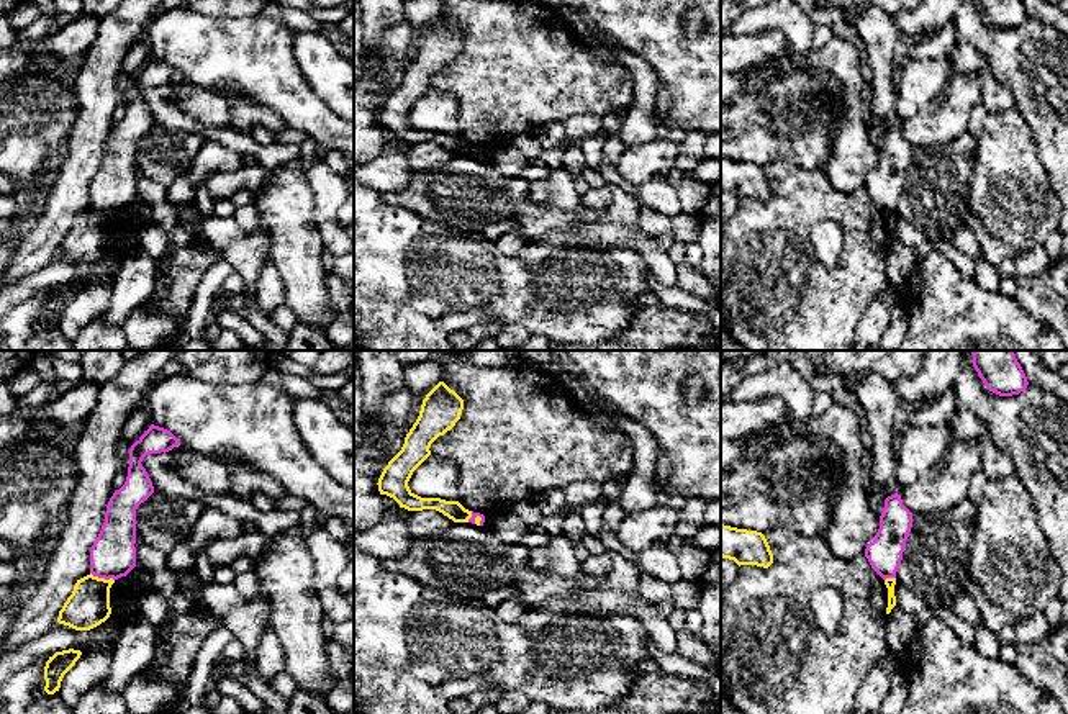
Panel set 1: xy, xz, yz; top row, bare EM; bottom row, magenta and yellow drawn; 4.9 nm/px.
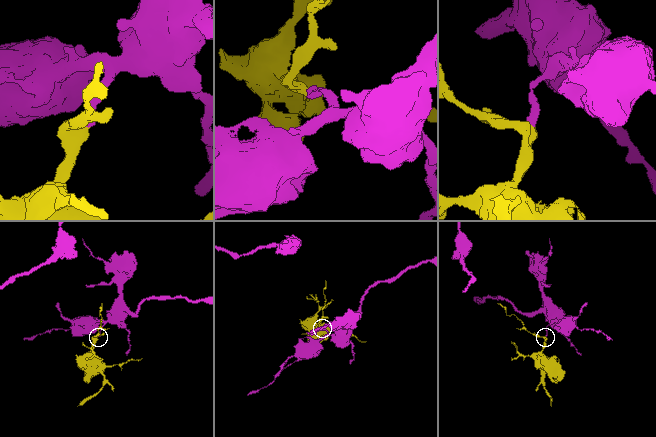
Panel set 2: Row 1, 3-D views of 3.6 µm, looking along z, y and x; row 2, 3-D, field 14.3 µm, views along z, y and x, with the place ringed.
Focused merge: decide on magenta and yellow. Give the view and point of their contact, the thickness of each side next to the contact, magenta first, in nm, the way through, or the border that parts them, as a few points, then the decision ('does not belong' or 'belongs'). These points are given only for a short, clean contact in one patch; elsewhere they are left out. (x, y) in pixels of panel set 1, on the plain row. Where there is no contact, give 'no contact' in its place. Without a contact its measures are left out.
meets magenta in xy at (102, 210); 220 nm thick on the magenta side, 200 nm on the other; border along xy (90, 205), (113, 213); does not belong

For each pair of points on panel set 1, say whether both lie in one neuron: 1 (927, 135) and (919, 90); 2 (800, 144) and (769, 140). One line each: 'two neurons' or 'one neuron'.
1: two neurons
2: one neuron

